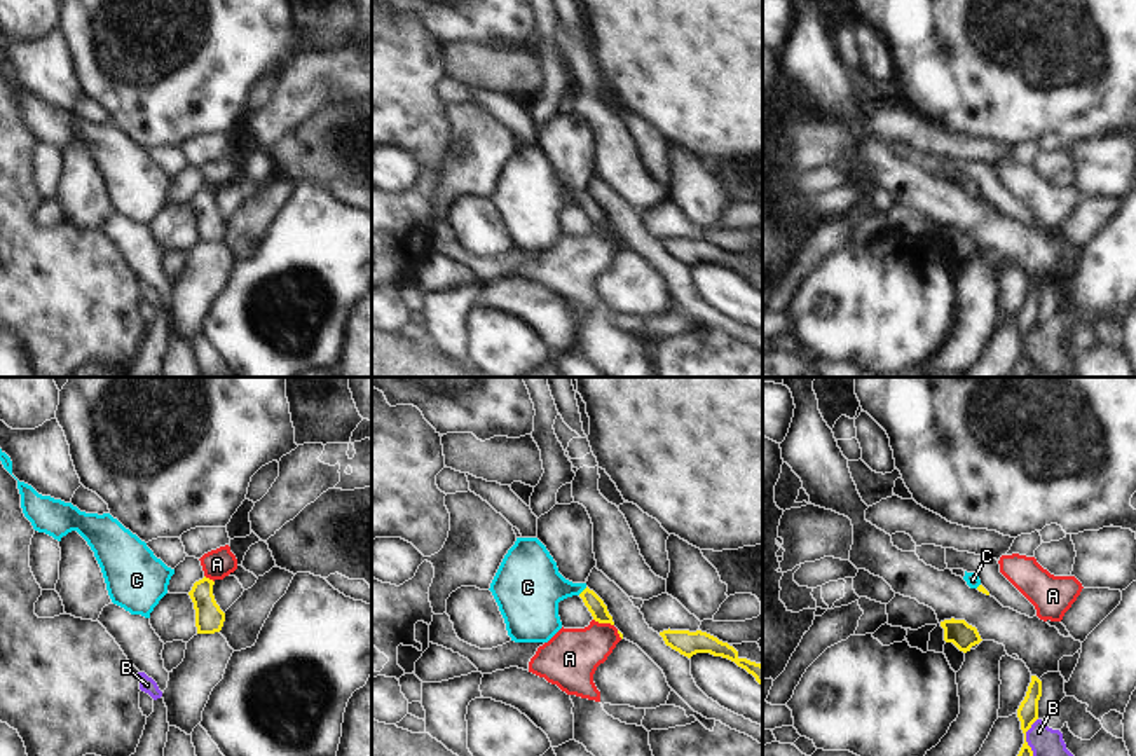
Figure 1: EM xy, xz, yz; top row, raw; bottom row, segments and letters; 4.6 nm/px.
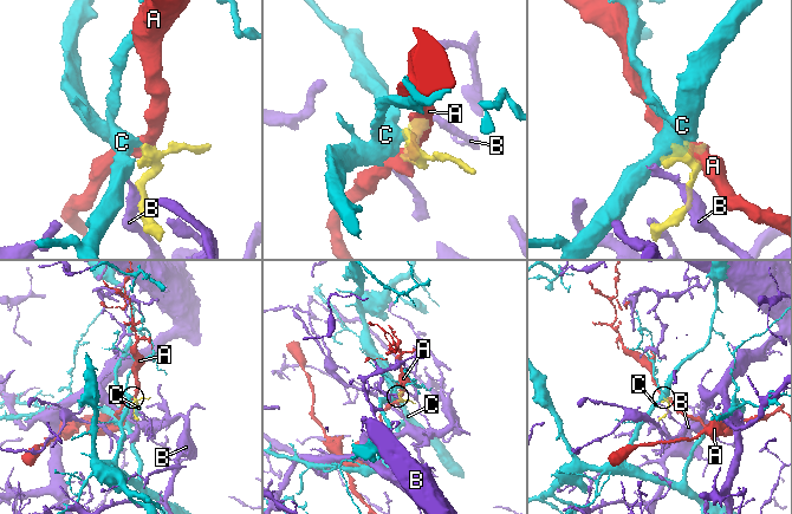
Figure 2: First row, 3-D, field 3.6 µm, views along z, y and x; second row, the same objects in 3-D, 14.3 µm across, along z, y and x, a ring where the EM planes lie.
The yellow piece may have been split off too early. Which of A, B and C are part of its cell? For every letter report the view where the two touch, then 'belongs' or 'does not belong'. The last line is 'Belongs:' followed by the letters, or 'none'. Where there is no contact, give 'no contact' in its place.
A: xz | does not belong
B: yz | does not belong
C: xz | belongs
Belongs: C

